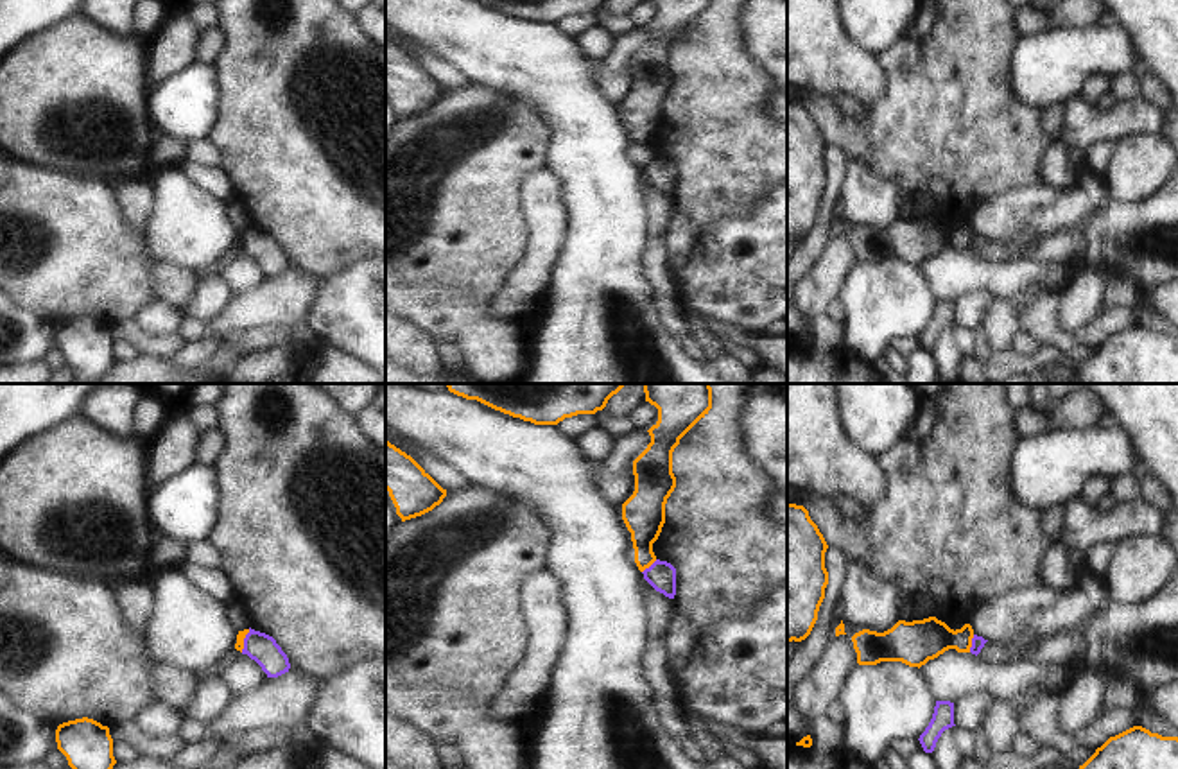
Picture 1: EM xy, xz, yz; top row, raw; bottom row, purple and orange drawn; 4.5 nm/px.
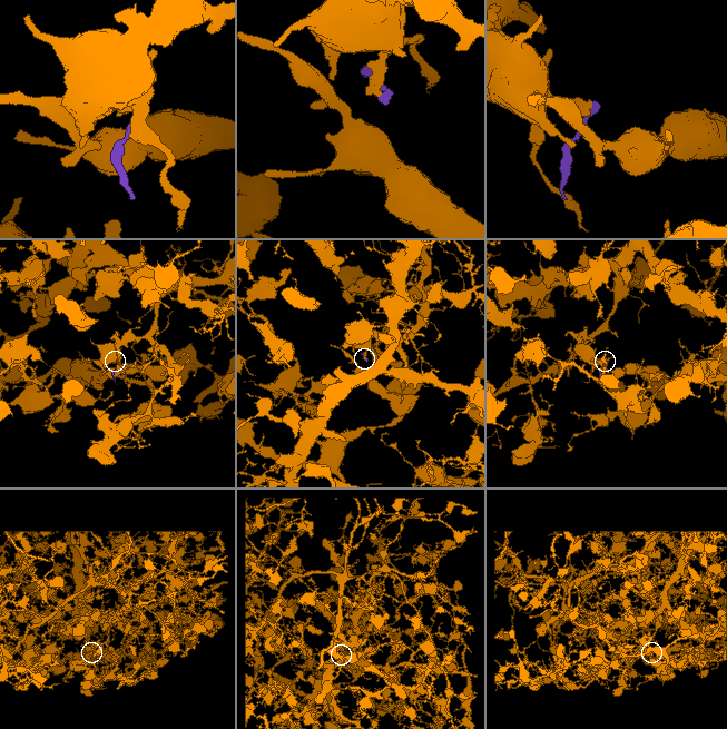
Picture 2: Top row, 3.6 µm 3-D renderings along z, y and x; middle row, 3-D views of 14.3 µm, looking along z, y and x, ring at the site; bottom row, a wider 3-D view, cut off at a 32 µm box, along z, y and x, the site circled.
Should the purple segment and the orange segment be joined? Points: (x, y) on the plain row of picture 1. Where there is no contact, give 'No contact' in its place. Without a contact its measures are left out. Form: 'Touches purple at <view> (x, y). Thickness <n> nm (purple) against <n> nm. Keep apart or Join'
Touches purple at yz (972, 242). Thickness 60 nm (purple) against 200 nm. Keep apart.

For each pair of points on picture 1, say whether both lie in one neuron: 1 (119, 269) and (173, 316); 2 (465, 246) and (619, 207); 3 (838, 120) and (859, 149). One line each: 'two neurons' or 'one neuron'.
1: two neurons
2: two neurons
3: one neuron

